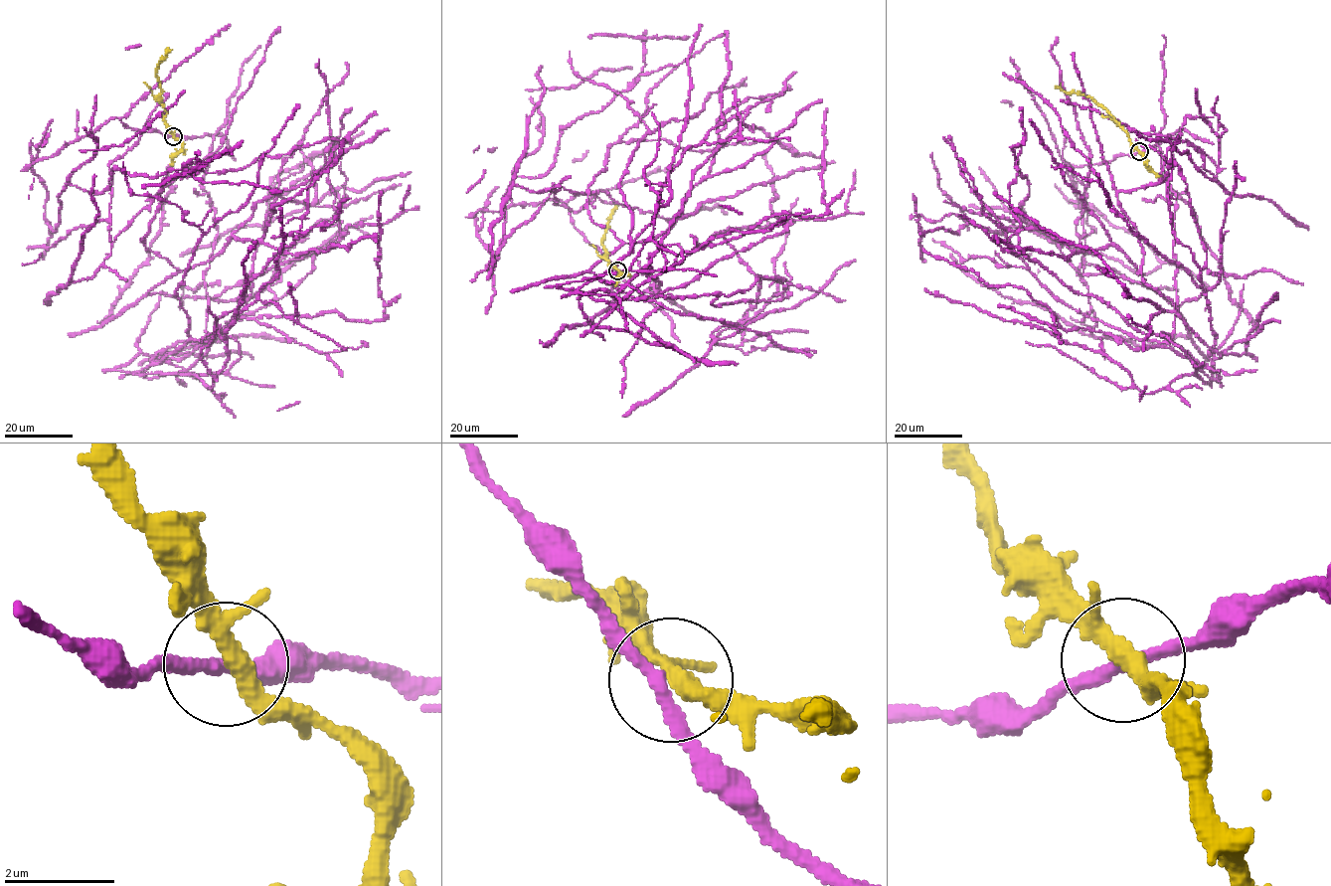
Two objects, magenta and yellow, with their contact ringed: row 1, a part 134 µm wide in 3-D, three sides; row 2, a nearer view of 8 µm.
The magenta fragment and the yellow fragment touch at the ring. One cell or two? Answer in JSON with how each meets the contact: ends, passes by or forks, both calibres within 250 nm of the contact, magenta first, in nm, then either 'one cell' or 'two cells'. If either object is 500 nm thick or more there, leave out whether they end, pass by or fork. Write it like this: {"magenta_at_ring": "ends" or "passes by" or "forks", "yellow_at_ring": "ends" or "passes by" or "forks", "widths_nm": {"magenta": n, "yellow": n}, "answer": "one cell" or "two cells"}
{"magenta_at_ring": "passes by", "yellow_at_ring": "forks", "widths_nm": {"magenta": 220, "yellow": 280}, "answer": "one cell"}

